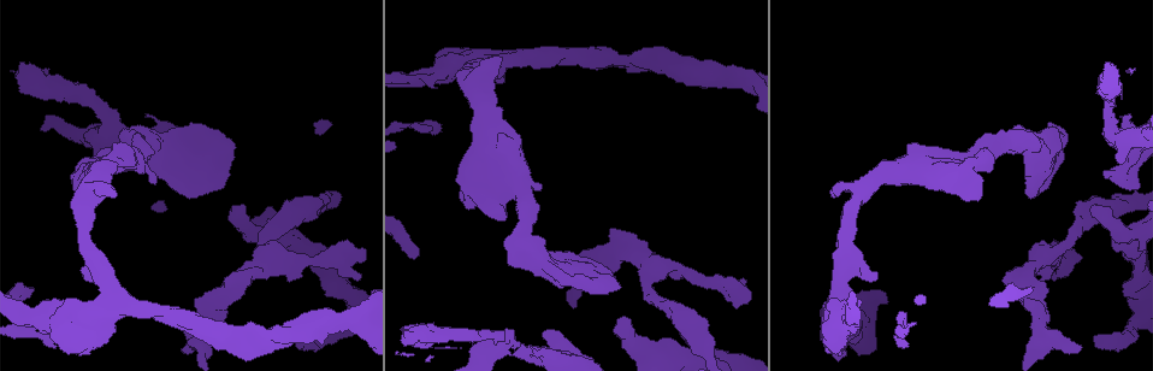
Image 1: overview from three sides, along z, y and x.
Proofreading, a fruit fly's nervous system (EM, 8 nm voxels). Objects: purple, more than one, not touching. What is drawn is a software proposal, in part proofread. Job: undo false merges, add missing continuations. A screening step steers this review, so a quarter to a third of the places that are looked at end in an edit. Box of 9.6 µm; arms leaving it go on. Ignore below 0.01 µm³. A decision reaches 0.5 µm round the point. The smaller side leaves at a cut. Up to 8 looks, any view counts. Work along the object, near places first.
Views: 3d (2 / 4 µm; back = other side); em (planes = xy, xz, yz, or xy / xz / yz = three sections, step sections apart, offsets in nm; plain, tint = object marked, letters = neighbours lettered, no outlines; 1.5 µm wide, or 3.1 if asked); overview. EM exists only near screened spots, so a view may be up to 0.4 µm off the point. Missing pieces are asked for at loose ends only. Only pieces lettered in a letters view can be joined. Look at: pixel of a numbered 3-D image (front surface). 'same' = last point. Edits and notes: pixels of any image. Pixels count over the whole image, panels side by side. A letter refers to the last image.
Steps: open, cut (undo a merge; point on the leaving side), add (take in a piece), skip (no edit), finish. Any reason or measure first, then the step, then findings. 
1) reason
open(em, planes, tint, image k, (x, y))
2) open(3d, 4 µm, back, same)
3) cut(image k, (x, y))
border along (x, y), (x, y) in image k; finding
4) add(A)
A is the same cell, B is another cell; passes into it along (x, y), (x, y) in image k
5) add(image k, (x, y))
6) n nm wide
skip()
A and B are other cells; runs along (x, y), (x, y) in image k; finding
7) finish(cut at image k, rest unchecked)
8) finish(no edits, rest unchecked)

an open end
open(3d, 4 µm, back, image 1, (877, 275))

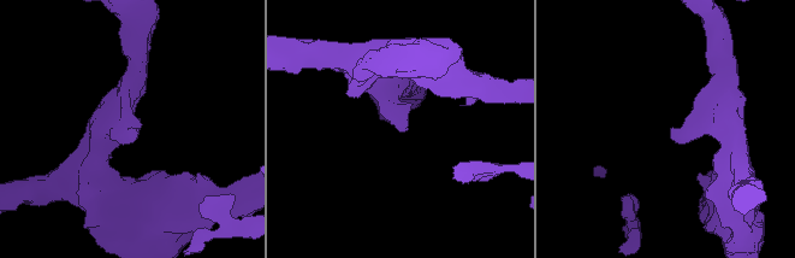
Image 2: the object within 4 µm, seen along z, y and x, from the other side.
need the tissue
open(em, planes, tint, image 2, (134, 134))

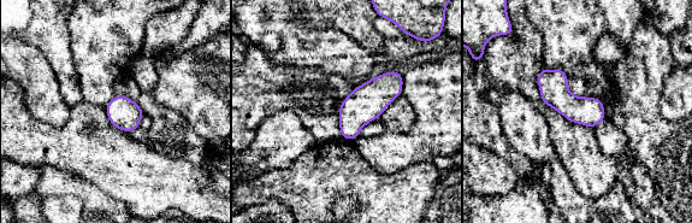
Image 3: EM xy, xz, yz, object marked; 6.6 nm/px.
open(em, planes, letters, same)

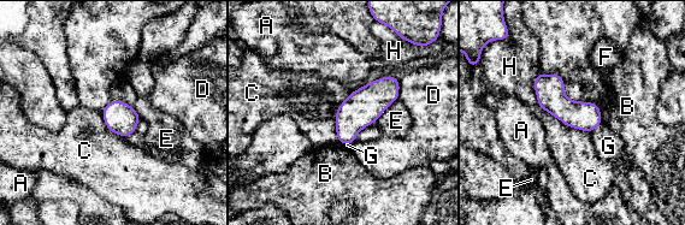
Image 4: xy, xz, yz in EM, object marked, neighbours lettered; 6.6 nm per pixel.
190 nm wide
skip()
A, B, C, D, E, F, G and H are other cells; border along (350, 92), (336, 111), (336, 141) in image 4; none of them fits

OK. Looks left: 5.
free end
open(3d, 2 µm, back, image 1, (55, 346))

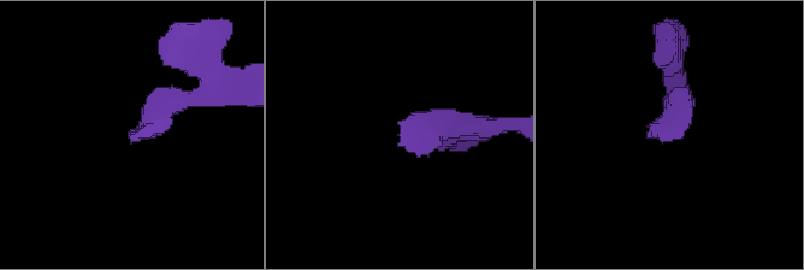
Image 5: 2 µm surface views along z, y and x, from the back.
open(em, xz, step 8, tint, image 5, (399, 144))

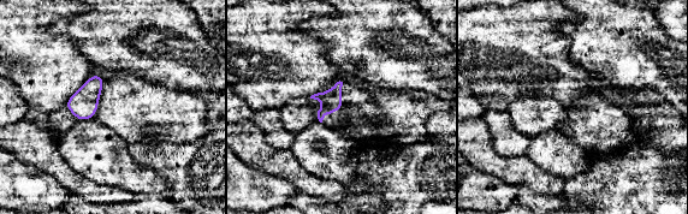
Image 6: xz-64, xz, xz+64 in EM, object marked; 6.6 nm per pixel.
open(em, planes, letters, same)

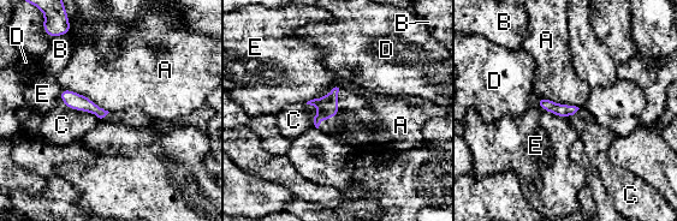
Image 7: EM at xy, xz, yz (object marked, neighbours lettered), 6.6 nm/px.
skip()
A, B, C, D and E are other cells; runs along (63, 93), (70, 99), (102, 113) in image 7; none of them fits

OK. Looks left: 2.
free end
open(em, xy, step 8, letters, image 1, (187, 348))

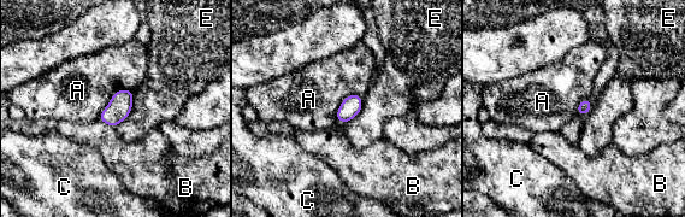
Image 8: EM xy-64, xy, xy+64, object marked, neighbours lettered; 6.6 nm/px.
skip()
A, B, C and E are other cells; border along (134, 91), (118, 89), (98, 119) in image 8; none of them fits

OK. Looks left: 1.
finish(no edits, rest unchecked)

